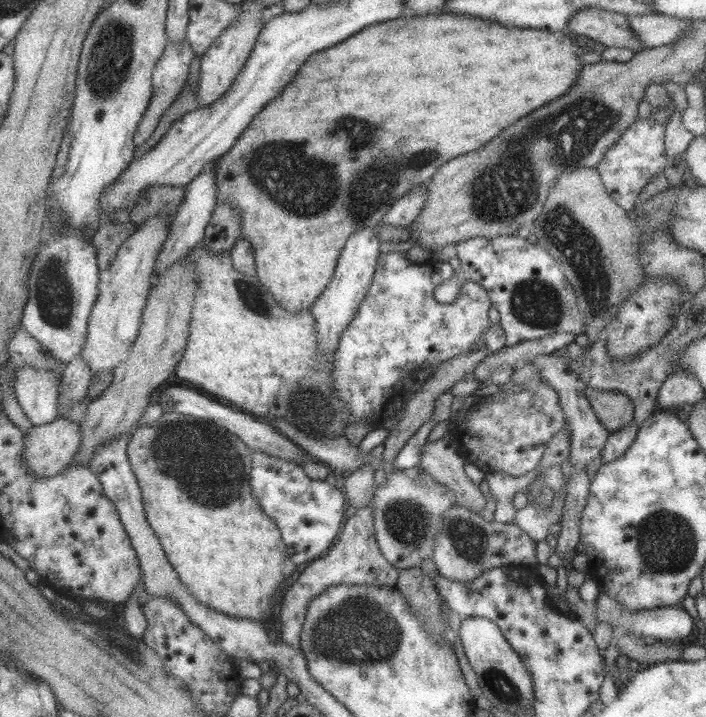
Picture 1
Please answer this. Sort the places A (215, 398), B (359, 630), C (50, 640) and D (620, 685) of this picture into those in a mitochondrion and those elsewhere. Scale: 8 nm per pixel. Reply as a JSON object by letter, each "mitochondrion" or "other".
{"A":"other","B":"mitochondrion","C":"other","D":"other"}

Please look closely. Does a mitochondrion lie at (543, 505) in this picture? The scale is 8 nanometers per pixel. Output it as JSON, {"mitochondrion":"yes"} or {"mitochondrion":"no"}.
{"mitochondrion":"no"}

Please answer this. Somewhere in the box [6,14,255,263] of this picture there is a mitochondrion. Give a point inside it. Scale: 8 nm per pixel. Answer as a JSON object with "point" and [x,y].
{"point":[107,68]}

